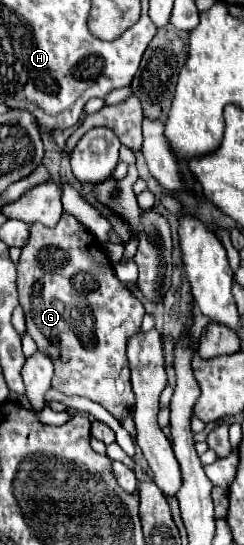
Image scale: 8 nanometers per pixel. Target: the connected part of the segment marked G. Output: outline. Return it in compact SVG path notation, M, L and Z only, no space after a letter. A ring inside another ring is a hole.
M64 213L52 229L42 223L34 223L30 229L30 241L22 247L16 268L17 293L26 315L28 333L36 341L38 351L54 363L52 387L64 395L88 397L108 409L116 419L130 415L134 393L130 387L126 341L130 335L140 331L144 311L142 301L138 301L116 277L98 239L70 213Z

